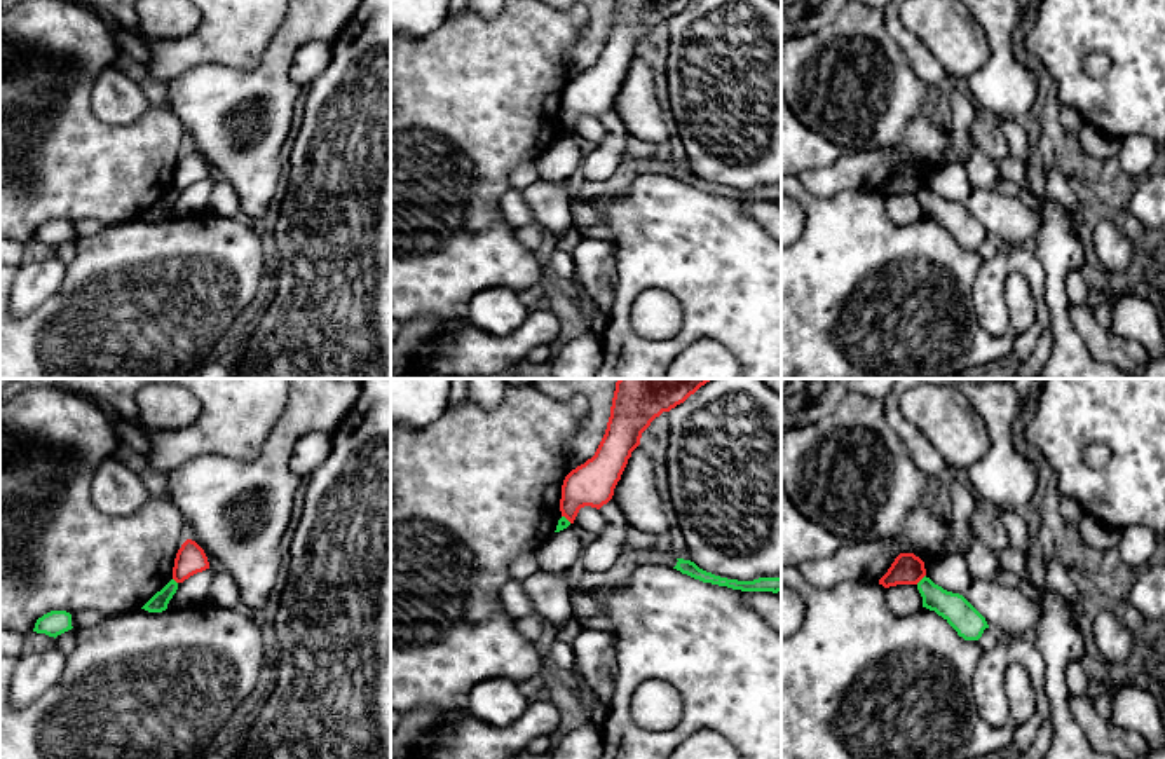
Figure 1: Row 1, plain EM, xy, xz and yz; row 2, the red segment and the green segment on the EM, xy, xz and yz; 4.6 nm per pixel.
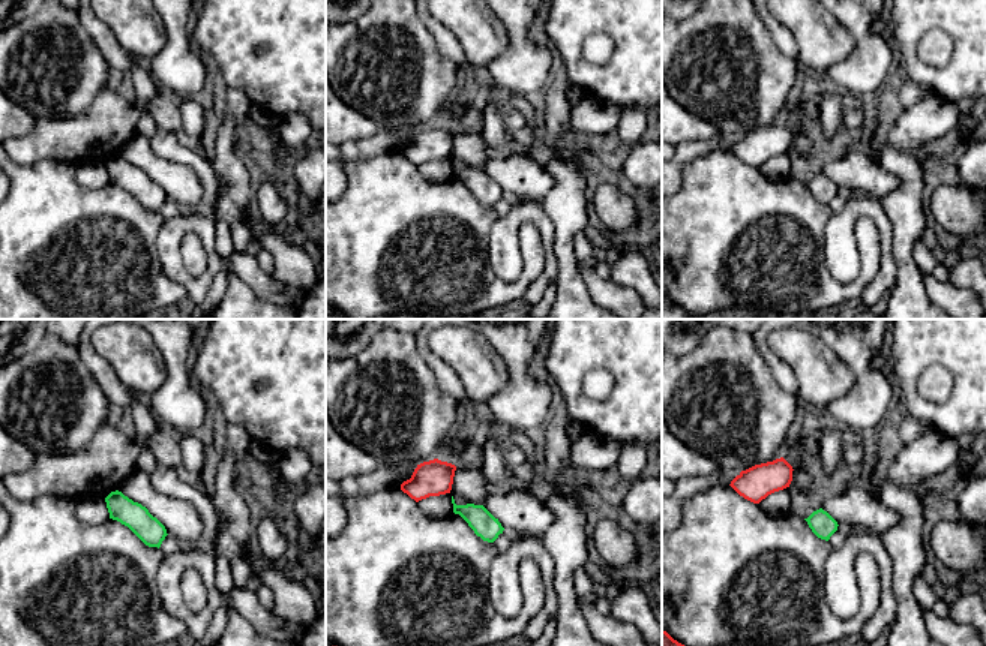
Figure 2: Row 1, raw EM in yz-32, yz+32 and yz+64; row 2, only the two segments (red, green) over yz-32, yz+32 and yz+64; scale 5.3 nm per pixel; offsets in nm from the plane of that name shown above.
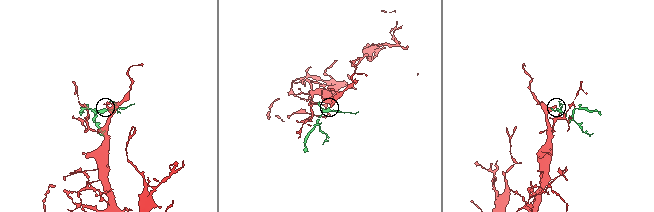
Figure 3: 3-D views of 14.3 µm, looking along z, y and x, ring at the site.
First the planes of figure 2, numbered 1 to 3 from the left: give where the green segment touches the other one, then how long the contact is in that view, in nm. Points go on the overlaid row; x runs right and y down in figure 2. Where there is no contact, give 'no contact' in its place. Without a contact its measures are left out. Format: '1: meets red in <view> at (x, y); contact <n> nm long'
1: no contact
2: no contact
3: no contact

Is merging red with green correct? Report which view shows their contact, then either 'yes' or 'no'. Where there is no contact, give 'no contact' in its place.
yz | no

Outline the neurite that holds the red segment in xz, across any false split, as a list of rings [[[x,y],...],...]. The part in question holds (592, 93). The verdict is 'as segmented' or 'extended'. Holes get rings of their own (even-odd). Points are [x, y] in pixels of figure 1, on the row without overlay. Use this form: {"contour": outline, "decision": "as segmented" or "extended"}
{"contour": [[[614,0],[605,44],[591,68],[572,79],[562,94],[560,120],[570,133],[584,115],[600,119],[640,54],[642,42],[663,21],[684,12],[696,0]]], "decision": "as segmented"}

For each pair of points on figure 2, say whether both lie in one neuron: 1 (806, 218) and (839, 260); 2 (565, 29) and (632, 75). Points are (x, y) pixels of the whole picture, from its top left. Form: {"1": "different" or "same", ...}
{"1": "different", "2": "same"}

